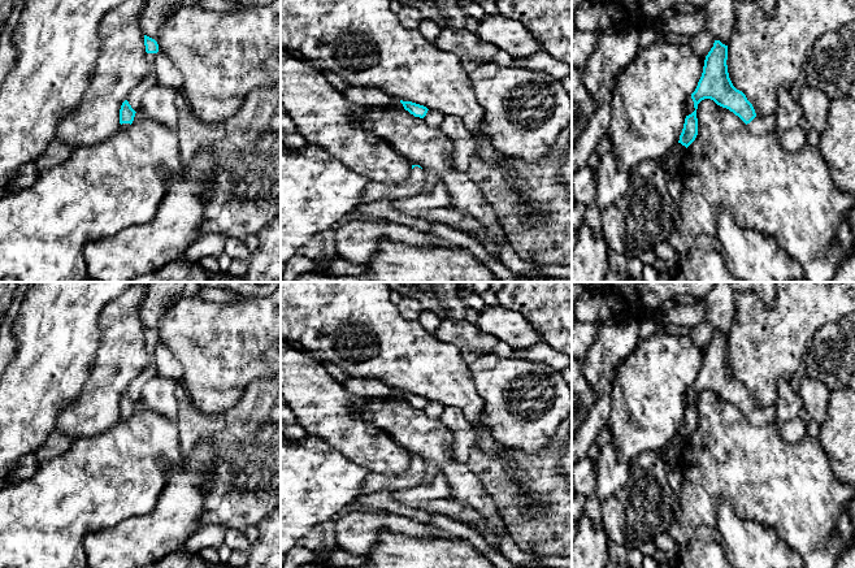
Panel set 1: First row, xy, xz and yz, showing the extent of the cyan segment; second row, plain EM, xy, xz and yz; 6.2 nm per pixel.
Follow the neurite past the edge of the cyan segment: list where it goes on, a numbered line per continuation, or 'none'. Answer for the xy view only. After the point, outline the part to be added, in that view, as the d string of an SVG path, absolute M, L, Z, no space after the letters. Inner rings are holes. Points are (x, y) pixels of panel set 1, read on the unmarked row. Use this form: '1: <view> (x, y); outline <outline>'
1: xy (135, 387); outline M144 343L144 350L149 356L149 365L136 378L134 378L130 382L126 390L135 403L142 400L142 393L143 393L143 387L146 386L146 383L152 377L157 376L156 359L155 359L156 344Z

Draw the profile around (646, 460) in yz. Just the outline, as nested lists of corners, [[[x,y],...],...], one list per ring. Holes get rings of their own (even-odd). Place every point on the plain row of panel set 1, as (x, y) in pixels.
[[[646,451],[637,456],[635,465],[644,471],[651,471],[659,461],[659,456],[654,451]]]

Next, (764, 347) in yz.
[[[776,282],[776,290],[776,299],[769,311],[755,292],[737,295],[737,305],[728,333],[729,369],[733,377],[746,386],[756,407],[774,404],[777,383],[790,382],[795,374],[802,372],[808,342],[821,326],[838,321],[855,311],[855,282]]]

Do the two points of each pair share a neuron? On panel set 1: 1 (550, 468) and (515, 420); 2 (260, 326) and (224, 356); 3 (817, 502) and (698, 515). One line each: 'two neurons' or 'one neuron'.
1: two neurons
2: one neuron
3: one neuron

